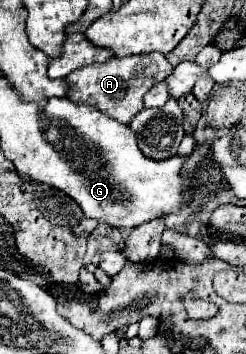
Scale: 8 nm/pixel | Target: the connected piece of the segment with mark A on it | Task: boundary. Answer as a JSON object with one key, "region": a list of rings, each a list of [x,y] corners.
{"region":[[[150,52],[150,54],[138,54],[138,56],[126,56],[126,58],[112,58],[110,62],[102,64],[90,64],[86,68],[78,68],[66,76],[66,82],[70,86],[68,98],[78,104],[92,106],[110,118],[128,124],[134,114],[138,114],[142,106],[142,96],[162,82],[172,72],[170,62],[164,54]]]}

